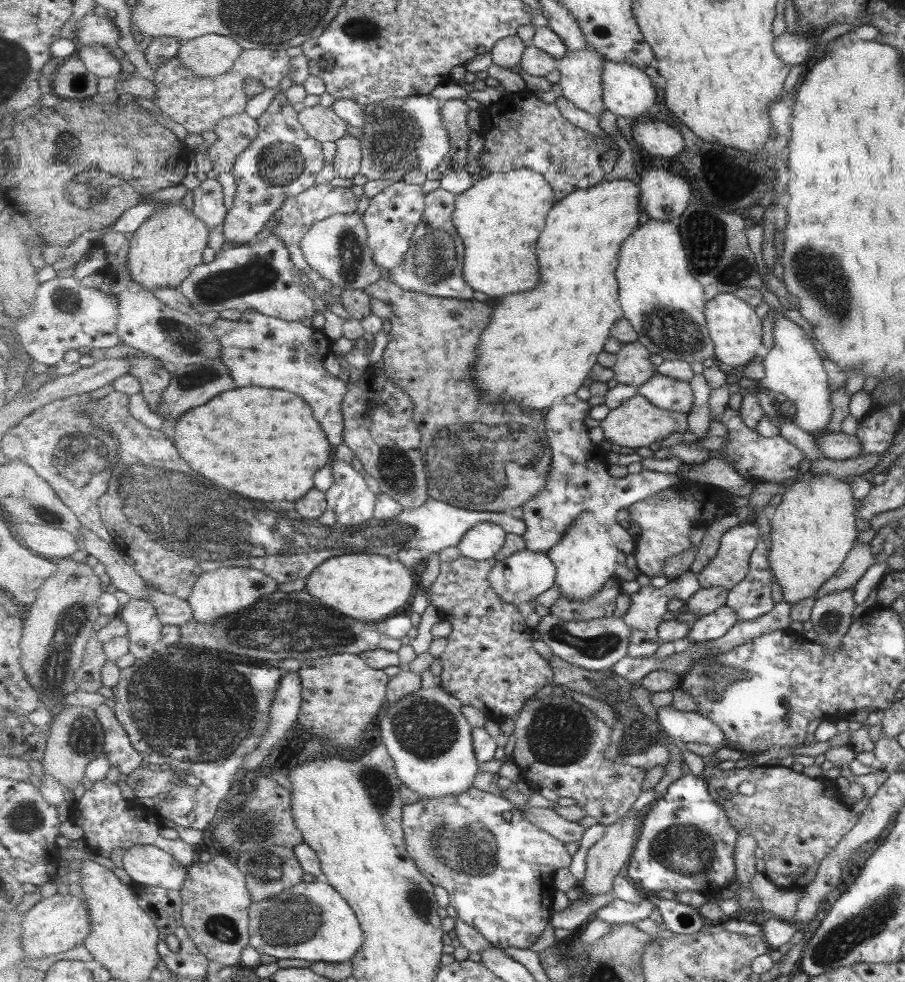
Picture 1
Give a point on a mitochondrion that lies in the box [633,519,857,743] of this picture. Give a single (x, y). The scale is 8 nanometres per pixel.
(719, 679)

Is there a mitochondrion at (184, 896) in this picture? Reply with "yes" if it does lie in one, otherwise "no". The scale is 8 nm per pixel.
no

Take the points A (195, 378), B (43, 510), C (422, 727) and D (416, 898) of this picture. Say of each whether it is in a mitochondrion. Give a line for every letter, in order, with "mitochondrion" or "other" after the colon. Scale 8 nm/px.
A: mitochondrion
B: mitochondrion
C: mitochondrion
D: mitochondrion

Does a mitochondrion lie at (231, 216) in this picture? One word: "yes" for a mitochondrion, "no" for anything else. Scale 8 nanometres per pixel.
no

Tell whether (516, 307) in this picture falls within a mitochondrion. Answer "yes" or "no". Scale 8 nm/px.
no

